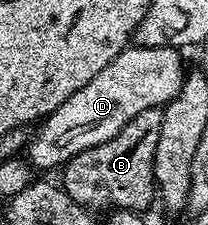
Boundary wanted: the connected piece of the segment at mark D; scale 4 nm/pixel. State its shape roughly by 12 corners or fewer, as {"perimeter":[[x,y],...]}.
{"perimeter":[[173,46],[122,49],[38,122],[25,157],[55,169],[181,91]]}

